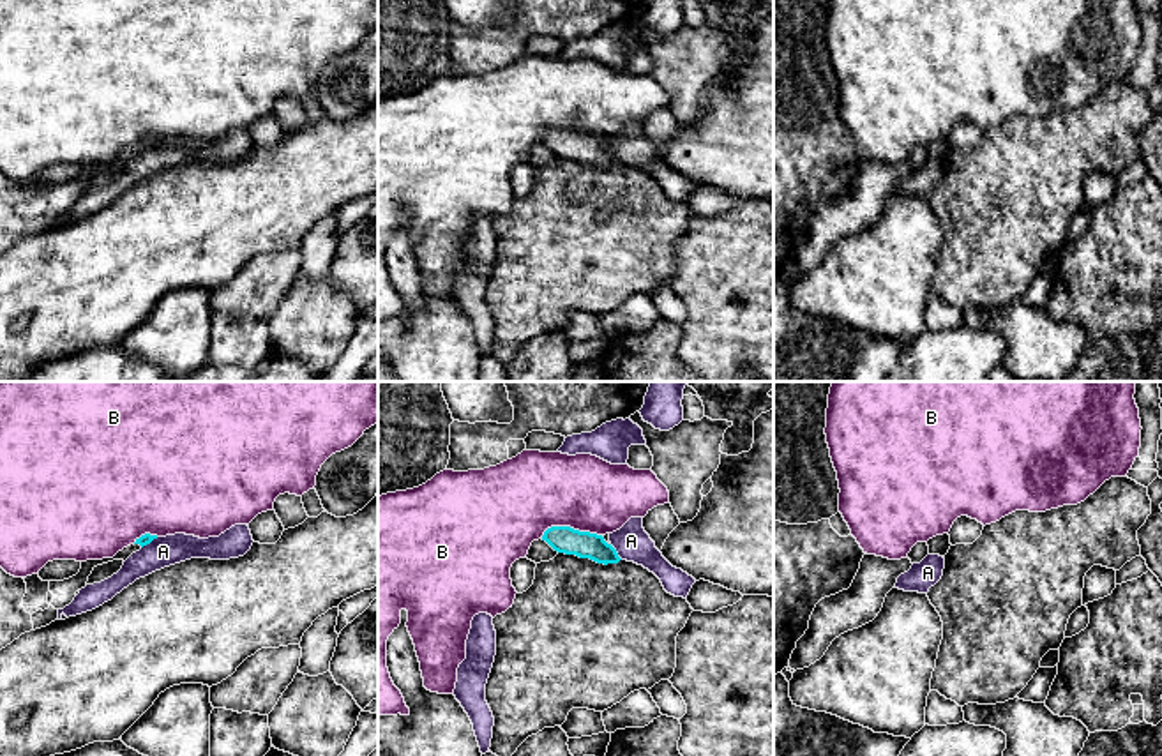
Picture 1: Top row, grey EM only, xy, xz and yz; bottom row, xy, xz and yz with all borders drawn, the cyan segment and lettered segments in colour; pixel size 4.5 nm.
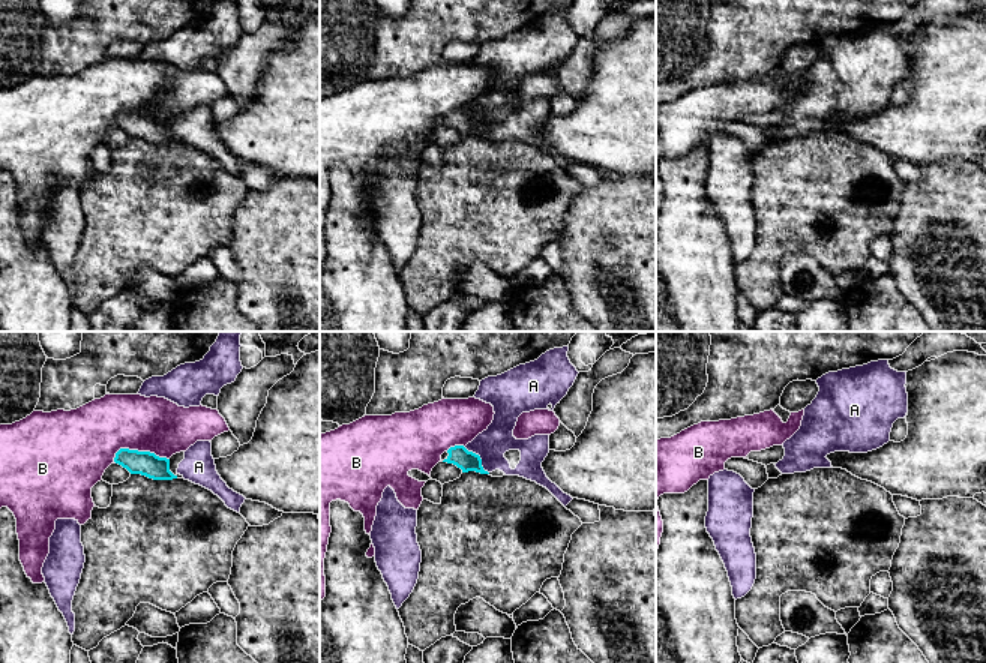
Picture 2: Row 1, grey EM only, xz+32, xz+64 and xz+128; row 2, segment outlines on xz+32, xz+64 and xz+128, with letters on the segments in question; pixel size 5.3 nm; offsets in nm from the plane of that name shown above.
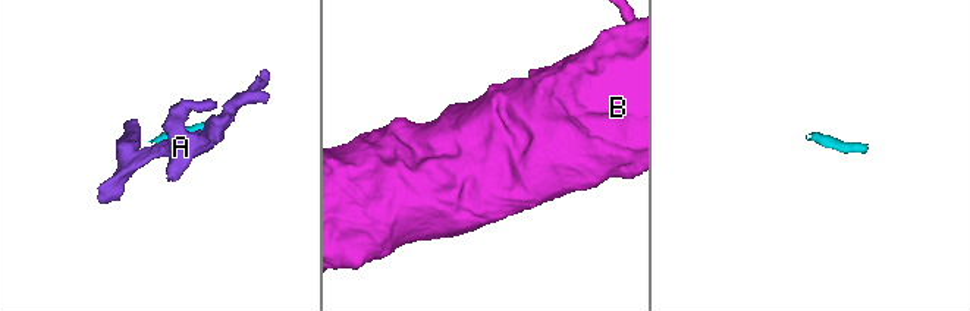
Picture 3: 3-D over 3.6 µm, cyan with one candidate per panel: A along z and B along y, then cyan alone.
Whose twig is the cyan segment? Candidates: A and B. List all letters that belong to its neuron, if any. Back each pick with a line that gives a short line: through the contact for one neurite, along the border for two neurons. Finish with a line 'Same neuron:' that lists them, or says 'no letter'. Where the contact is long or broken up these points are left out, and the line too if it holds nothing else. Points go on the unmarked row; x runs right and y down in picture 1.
Same neuron: no letter

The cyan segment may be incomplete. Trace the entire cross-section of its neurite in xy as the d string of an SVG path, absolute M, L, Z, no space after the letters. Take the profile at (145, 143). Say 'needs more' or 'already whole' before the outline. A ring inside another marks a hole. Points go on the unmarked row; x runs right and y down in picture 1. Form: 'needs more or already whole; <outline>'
needs more; M145 138L113 163L81 166L76 180L64 185L42 185L37 178L14 182L0 171L0 254L21 238L49 230L69 210L97 170L127 164L157 140Z

